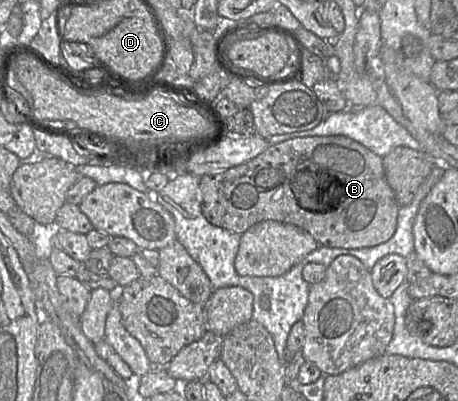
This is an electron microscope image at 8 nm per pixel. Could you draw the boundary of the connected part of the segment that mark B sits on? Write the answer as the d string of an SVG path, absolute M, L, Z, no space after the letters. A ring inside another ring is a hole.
M343 135L294 138L270 145L264 152L243 164L201 176L200 189L202 213L205 218L217 227L239 235L254 224L273 220L292 224L307 231L321 246L358 249L385 243L394 235L397 227L399 205L394 191L386 180L382 157ZM303 170L325 174L328 178L326 181L332 181L332 185L327 182L324 186L324 192L321 186L313 193L312 204L316 206L315 211L309 211L311 209L298 199L299 194L293 187L295 177Z

